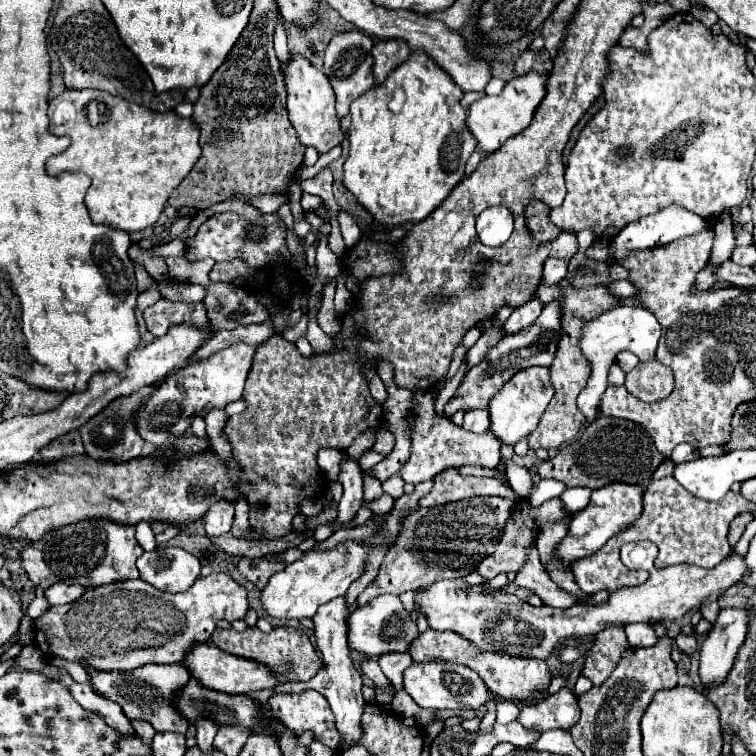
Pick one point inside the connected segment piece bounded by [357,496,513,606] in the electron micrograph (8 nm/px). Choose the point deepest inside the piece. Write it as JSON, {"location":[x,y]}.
{"location":[448,541]}

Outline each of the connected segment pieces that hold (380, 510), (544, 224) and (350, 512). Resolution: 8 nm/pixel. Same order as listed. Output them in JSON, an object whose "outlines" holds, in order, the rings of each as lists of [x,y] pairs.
{"outlines":[[[[383,494],[381,498],[377,498],[377,500],[373,500],[373,502],[369,502],[369,504],[365,504],[371,512],[375,512],[375,514],[385,514],[385,512],[389,512],[391,508],[393,508],[393,498],[391,496],[387,496],[387,494]]],[[[533,202],[529,204],[529,208],[525,210],[527,216],[527,228],[533,236],[535,242],[543,244],[543,242],[551,242],[561,234],[561,228],[557,228],[551,220],[549,220],[549,212],[551,208],[541,204],[541,202]]],[[[345,458],[339,472],[339,482],[343,484],[343,496],[339,502],[339,522],[351,522],[355,512],[361,508],[363,500],[363,470],[359,466],[359,460]]]]}

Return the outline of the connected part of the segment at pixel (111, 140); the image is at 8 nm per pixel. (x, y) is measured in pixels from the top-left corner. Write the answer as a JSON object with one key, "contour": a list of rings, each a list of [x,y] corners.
{"contour":[[[65,90],[49,102],[51,132],[57,136],[69,136],[71,146],[47,160],[49,174],[83,172],[91,178],[91,192],[87,196],[87,208],[95,224],[107,224],[125,232],[137,232],[153,226],[163,212],[169,194],[181,184],[199,160],[199,132],[191,118],[181,118],[175,110],[153,112],[145,106],[137,106],[123,98],[111,96],[103,90]]]}

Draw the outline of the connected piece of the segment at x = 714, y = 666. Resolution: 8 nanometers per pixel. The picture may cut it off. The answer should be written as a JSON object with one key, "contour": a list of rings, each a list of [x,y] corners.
{"contour":[[[721,610],[717,624],[707,634],[699,652],[699,678],[705,690],[723,684],[733,668],[733,660],[745,640],[747,610]]]}

